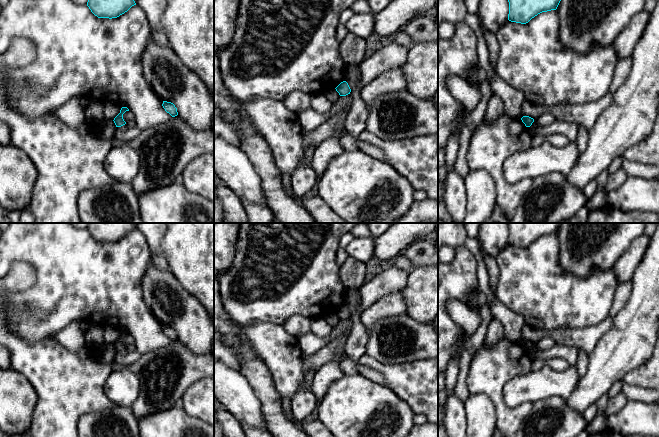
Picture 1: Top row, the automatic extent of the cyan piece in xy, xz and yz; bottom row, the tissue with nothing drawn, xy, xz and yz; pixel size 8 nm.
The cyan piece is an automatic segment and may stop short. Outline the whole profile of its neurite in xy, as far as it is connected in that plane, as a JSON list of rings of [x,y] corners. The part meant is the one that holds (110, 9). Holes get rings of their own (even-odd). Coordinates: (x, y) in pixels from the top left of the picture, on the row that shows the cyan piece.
[[[88,0],[87,6],[98,18],[117,18],[136,5],[134,0]]]

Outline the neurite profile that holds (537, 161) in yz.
[[[549,142],[528,150],[517,151],[503,164],[503,175],[510,184],[524,178],[536,179],[550,173],[567,175],[574,167],[580,152],[575,142],[556,147]]]

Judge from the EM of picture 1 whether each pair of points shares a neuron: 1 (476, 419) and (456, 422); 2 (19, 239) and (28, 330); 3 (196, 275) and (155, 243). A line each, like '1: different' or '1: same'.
1: different
2: same
3: different

